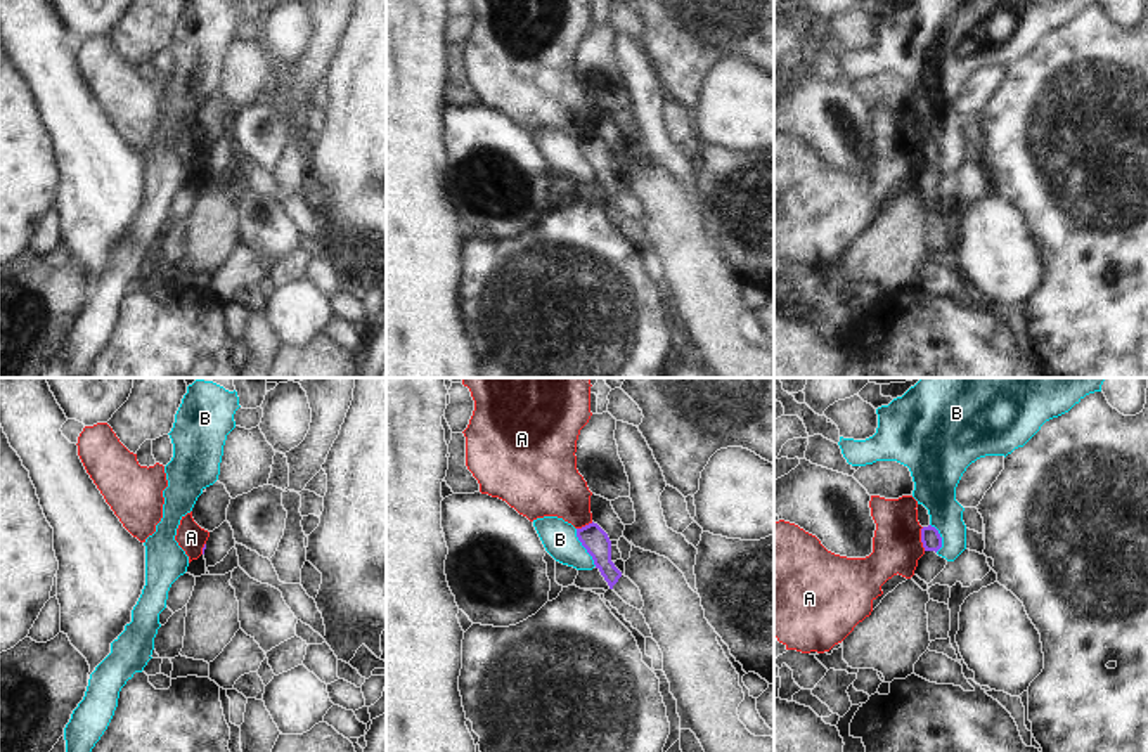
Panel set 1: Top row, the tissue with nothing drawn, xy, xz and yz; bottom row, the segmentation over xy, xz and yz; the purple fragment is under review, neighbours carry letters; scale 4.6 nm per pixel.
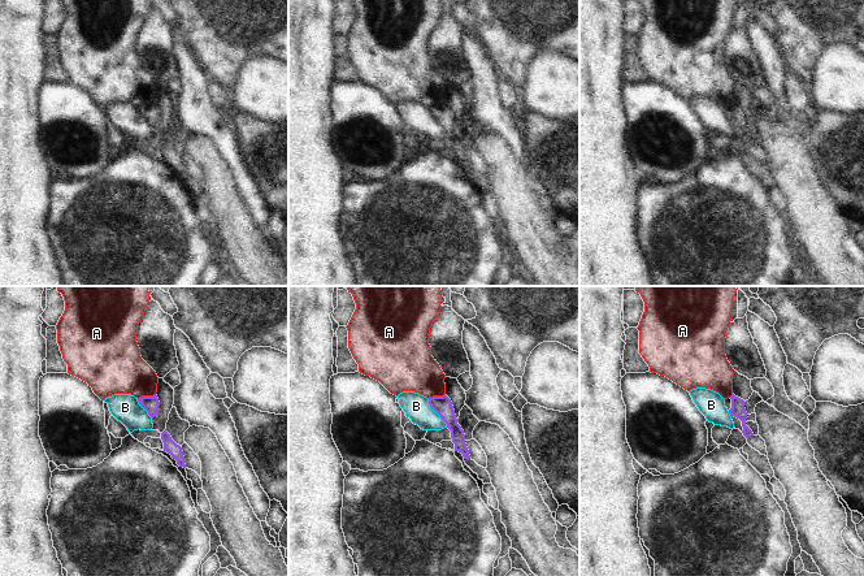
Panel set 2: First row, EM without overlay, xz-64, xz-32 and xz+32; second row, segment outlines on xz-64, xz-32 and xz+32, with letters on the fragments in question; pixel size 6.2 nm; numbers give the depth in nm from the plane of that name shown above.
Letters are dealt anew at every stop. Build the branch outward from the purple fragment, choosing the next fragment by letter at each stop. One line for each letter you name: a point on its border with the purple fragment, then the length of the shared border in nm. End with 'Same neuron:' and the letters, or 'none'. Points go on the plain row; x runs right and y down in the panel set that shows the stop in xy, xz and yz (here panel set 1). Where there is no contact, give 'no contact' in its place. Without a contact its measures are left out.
Same neuron: none

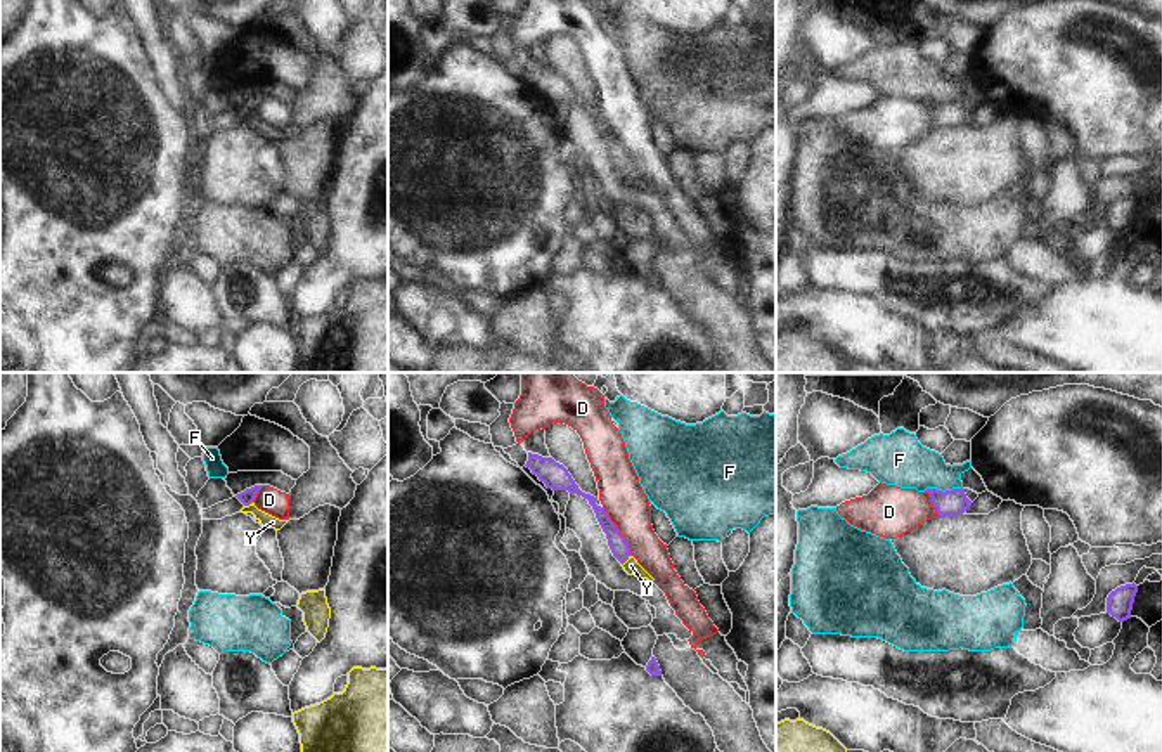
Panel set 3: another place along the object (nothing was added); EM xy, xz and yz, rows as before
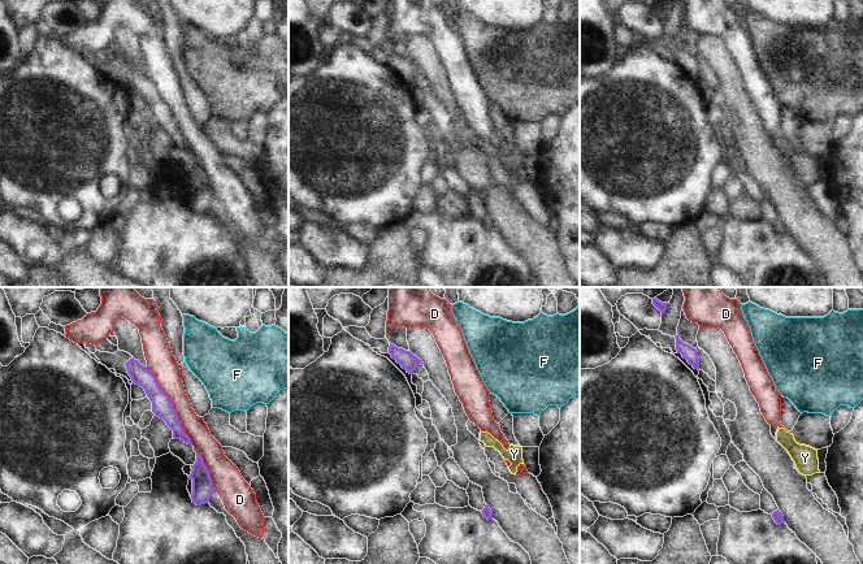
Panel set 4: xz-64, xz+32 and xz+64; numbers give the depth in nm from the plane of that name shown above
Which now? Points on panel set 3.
Y: meets purple in xz at (627, 170); contact 70 nm long
Same neuron: Y

